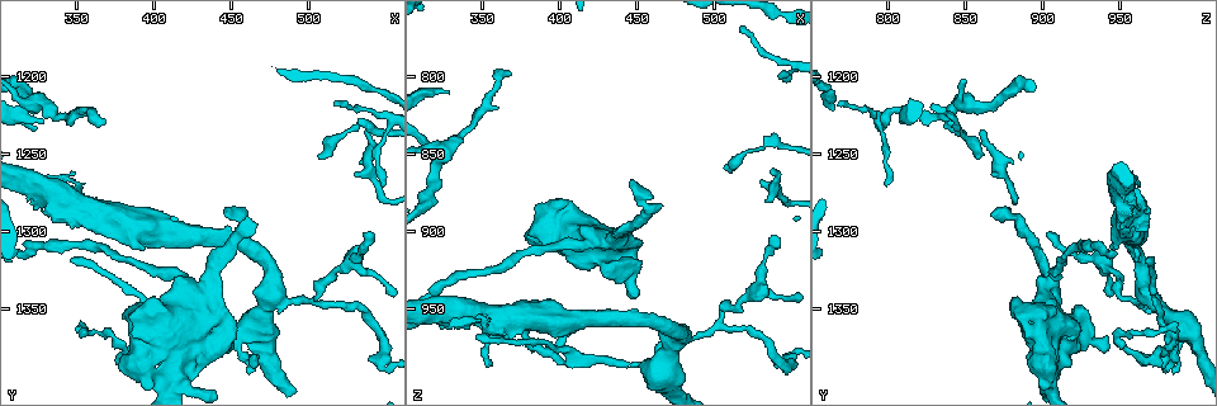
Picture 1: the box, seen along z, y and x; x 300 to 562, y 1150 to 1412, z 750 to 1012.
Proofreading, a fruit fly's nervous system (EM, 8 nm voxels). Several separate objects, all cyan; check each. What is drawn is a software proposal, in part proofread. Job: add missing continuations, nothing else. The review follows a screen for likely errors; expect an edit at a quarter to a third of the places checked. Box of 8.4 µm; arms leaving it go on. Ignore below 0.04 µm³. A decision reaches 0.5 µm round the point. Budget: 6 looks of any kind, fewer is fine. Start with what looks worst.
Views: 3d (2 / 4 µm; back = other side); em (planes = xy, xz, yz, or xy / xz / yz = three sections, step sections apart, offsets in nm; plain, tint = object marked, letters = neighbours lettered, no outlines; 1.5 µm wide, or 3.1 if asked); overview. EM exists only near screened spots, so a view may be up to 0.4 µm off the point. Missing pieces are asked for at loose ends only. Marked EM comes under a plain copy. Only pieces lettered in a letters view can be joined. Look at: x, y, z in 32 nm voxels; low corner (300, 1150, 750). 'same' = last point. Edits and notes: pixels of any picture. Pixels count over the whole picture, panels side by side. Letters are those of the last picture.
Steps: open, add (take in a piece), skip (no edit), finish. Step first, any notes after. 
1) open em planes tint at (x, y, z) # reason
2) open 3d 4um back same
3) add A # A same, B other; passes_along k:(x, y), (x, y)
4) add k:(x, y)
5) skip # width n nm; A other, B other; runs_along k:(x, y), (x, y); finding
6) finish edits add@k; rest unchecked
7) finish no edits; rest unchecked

open 3d 4um at (446, 1288, 866) # an open end

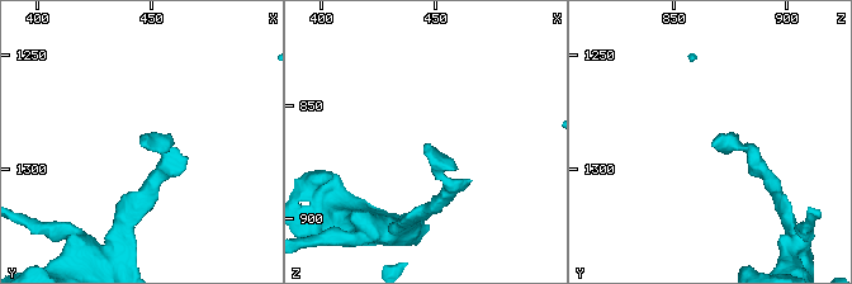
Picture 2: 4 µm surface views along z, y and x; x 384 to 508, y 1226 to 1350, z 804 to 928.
open em planes tint at (446, 1289, 866) # need the tissue

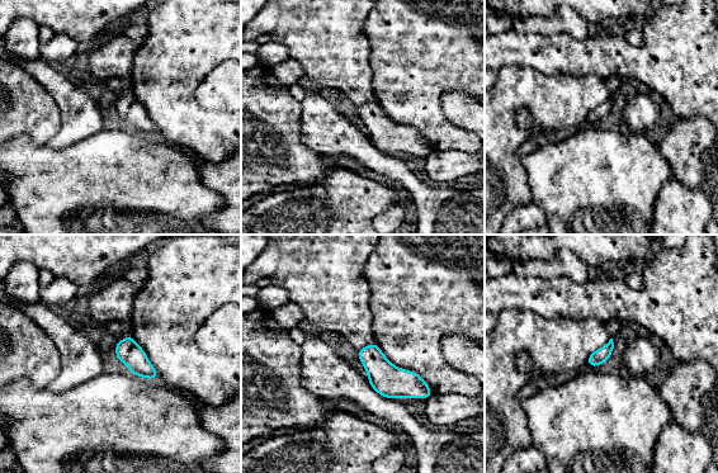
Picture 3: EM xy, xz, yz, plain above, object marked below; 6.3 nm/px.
open em planes letters same

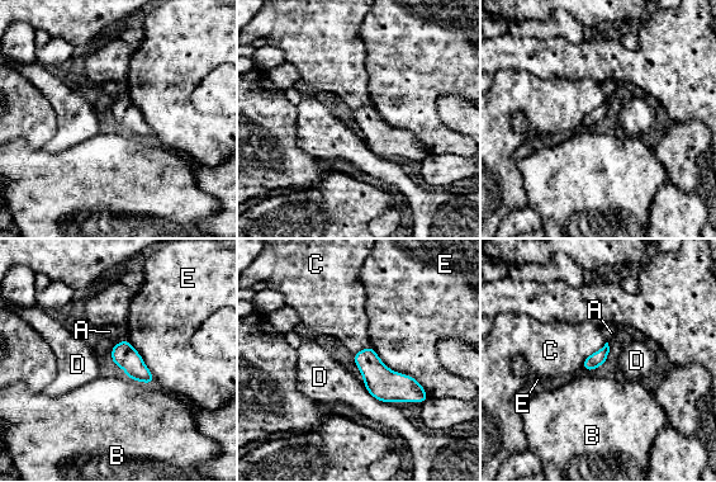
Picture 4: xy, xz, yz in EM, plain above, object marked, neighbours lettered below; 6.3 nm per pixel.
skip # longest_contact E 480 nm; A other, B other, C other, D other, E other; border 4:(606, 343), (584, 360), (582, 368); no lettered piece goes on from it

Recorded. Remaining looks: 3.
open em xy step 4 tint at (346, 1318, 970) # an open end

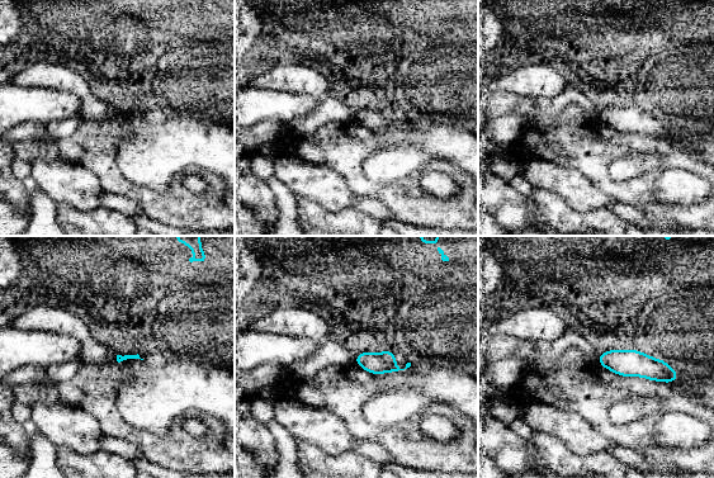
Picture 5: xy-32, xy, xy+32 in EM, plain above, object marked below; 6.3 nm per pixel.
open em planes letters same

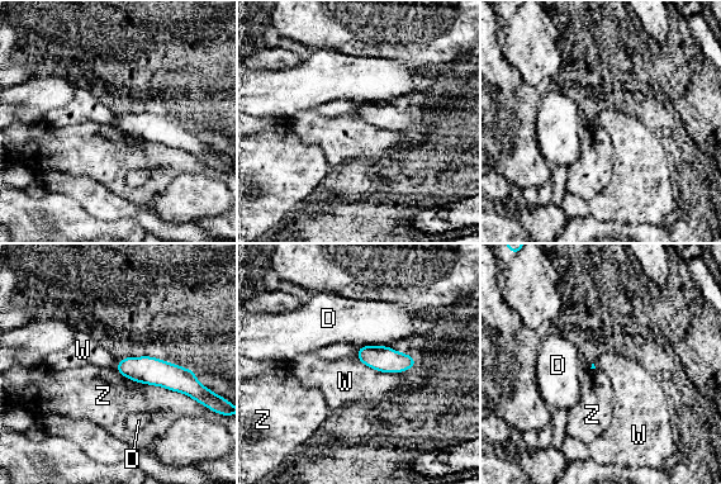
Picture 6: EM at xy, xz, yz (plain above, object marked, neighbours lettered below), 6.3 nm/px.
skip # D other, W other, Z other; border 6:(355, 356), (380, 371), (399, 373); none of them fits

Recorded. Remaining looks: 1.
finish no edits; rest unchecked

